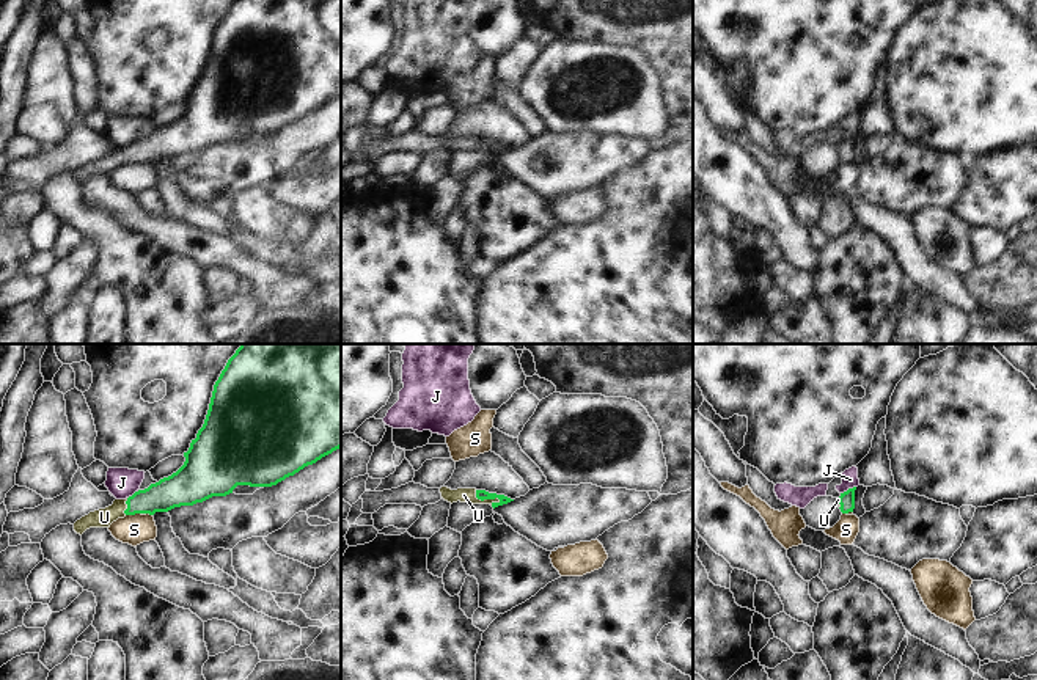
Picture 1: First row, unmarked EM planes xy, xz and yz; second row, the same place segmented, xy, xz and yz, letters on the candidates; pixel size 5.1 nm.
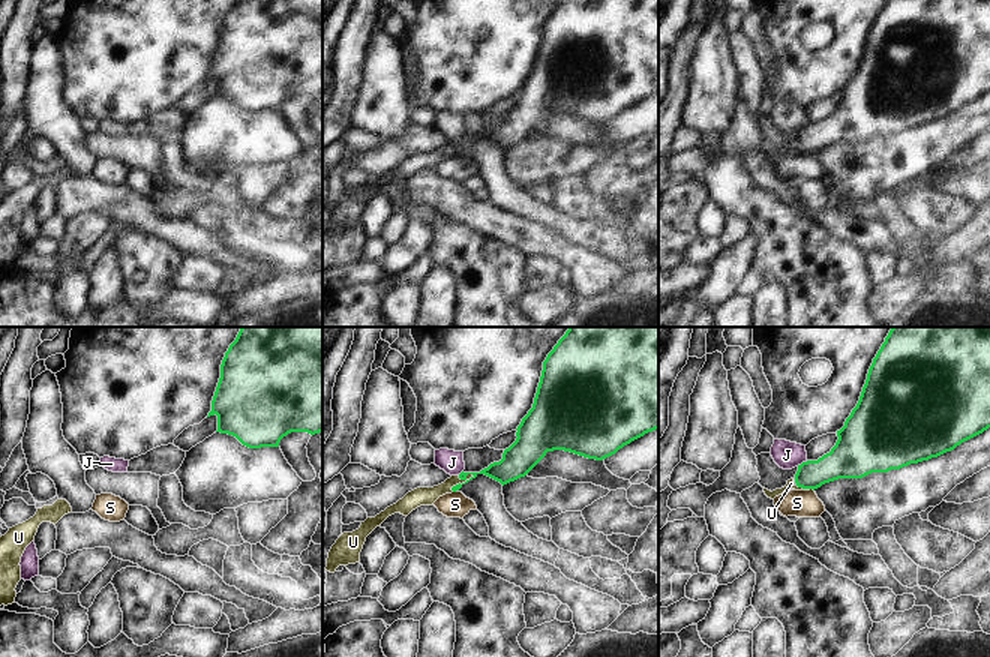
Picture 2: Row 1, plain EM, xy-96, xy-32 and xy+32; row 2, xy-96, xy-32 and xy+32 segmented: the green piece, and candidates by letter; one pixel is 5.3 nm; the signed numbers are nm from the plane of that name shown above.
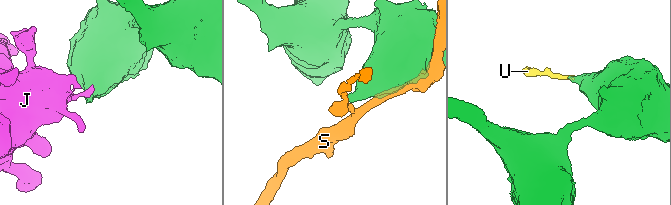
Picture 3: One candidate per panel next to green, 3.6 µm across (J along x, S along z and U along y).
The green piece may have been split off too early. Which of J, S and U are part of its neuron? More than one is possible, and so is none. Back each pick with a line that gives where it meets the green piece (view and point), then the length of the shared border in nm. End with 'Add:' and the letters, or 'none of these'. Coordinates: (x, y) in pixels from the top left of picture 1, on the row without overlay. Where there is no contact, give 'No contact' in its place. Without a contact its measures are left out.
U: Touches green at xz (486, 146). Shared border 150 nm
Add: U.

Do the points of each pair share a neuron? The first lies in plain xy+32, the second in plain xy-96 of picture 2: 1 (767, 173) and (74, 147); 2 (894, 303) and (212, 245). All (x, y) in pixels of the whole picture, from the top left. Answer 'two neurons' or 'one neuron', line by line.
1: two neurons
2: two neurons

